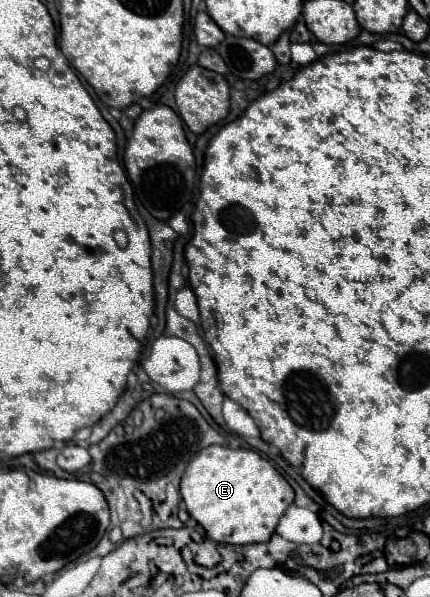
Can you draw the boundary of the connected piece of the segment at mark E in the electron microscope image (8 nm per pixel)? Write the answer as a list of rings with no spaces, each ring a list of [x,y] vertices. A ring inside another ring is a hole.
[[[213,444],[203,448],[187,466],[181,478],[181,498],[187,506],[187,512],[197,524],[205,528],[209,540],[219,544],[253,544],[269,542],[275,526],[289,504],[293,504],[295,492],[289,482],[255,450],[233,450],[228,446]]]

